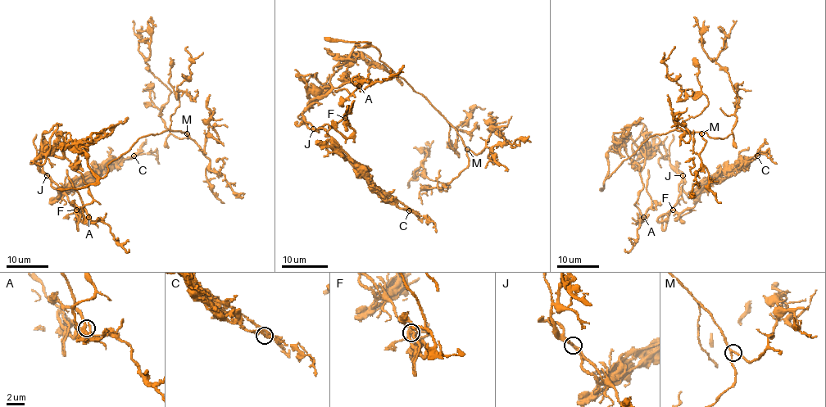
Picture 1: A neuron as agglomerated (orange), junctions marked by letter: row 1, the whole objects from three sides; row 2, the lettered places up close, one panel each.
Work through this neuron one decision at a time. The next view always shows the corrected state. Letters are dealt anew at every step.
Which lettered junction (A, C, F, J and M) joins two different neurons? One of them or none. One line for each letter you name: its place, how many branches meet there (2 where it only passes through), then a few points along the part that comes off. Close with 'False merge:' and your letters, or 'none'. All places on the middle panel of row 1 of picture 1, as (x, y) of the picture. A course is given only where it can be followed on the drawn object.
False merge: none

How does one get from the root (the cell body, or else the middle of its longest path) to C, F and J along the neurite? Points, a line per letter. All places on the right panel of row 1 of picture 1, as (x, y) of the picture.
C: (608, 178), (608, 152), (630, 138), (648, 157), (657, 149), (684, 178), (687, 193), (698, 192), (757, 156)
F: (608, 178), (608, 152), (619, 149), (630, 138), (648, 157), (657, 149), (683, 175), (673, 210)
J: (608, 178), (608, 152), (619, 149), (630, 138), (648, 157), (651, 157), (657, 149), (683, 175)

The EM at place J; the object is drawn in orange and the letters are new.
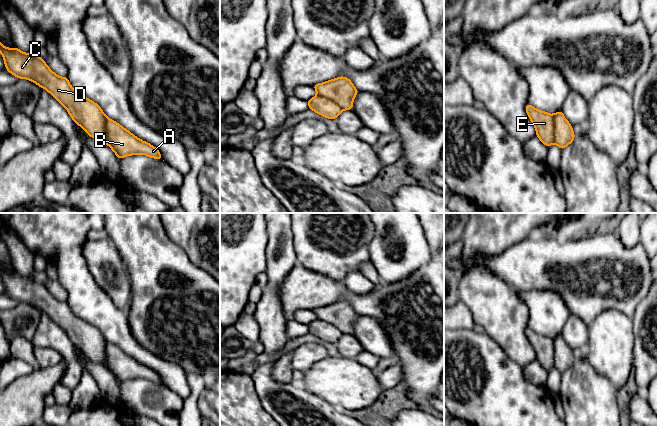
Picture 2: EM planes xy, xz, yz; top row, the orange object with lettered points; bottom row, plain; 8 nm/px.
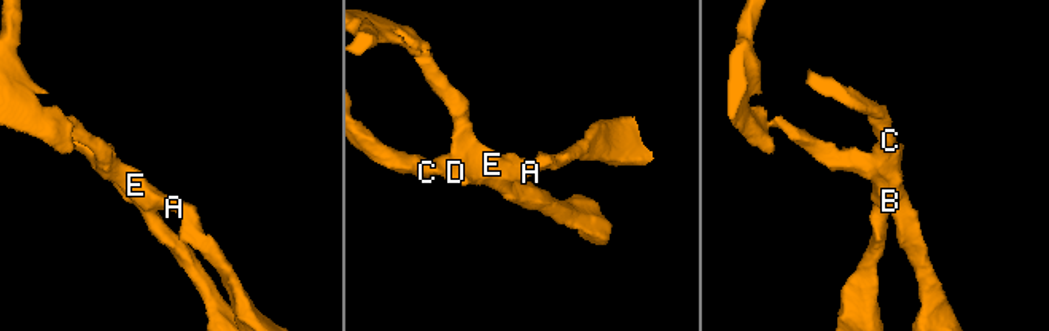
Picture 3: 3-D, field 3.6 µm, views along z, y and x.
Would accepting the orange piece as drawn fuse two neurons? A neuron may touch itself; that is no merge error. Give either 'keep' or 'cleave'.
keep

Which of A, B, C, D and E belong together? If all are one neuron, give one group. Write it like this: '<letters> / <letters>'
A B C D E

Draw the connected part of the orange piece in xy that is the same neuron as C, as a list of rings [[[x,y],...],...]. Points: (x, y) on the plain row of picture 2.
[[[1,265],[0,276],[8,296],[18,303],[31,304],[46,313],[67,333],[75,347],[90,361],[106,367],[115,376],[119,385],[122,381],[138,378],[163,384],[156,371],[109,343],[98,328],[76,316],[68,301],[56,299],[38,278],[32,280],[17,271],[5,272]]]

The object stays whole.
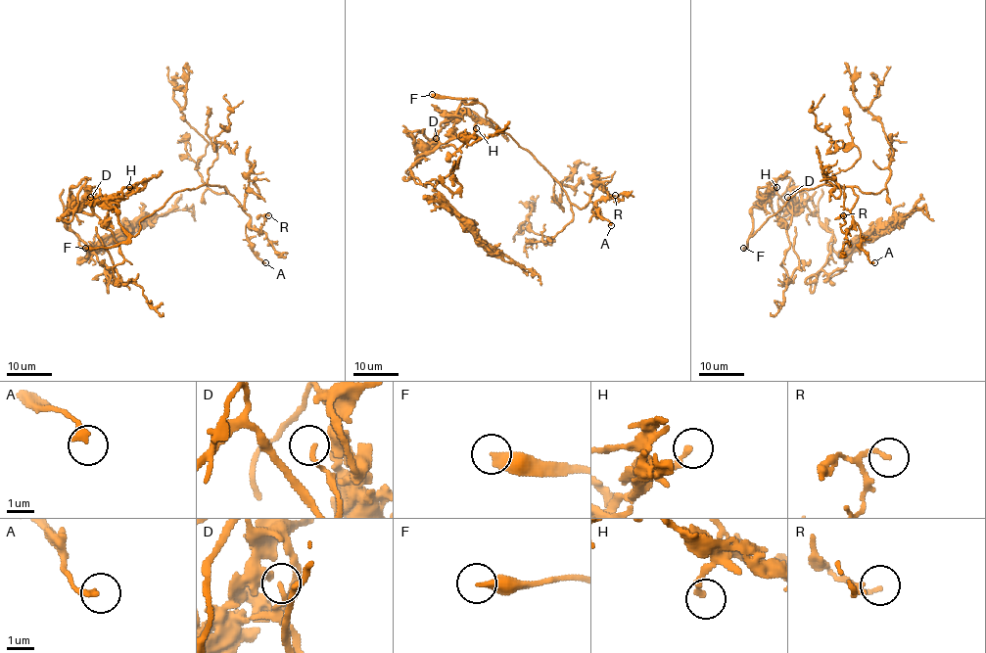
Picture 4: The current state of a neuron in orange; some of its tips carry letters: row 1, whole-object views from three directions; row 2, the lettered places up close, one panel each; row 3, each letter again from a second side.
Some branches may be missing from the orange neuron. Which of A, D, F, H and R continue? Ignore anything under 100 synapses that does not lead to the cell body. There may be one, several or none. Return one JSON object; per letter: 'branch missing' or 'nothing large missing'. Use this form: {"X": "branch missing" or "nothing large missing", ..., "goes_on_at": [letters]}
{"A": "nothing large missing", "D": "nothing large missing", "F": "branch missing", "H": "nothing large missing", "R": "nothing large missing", "goes_on_at": ["F"]}

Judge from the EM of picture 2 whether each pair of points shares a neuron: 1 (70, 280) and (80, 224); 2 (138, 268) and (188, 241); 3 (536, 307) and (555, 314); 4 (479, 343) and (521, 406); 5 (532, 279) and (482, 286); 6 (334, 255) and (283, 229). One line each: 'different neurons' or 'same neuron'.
1: same neuron
2: different neurons
3: same neuron
4: same neuron
5: different neurons
6: different neurons

